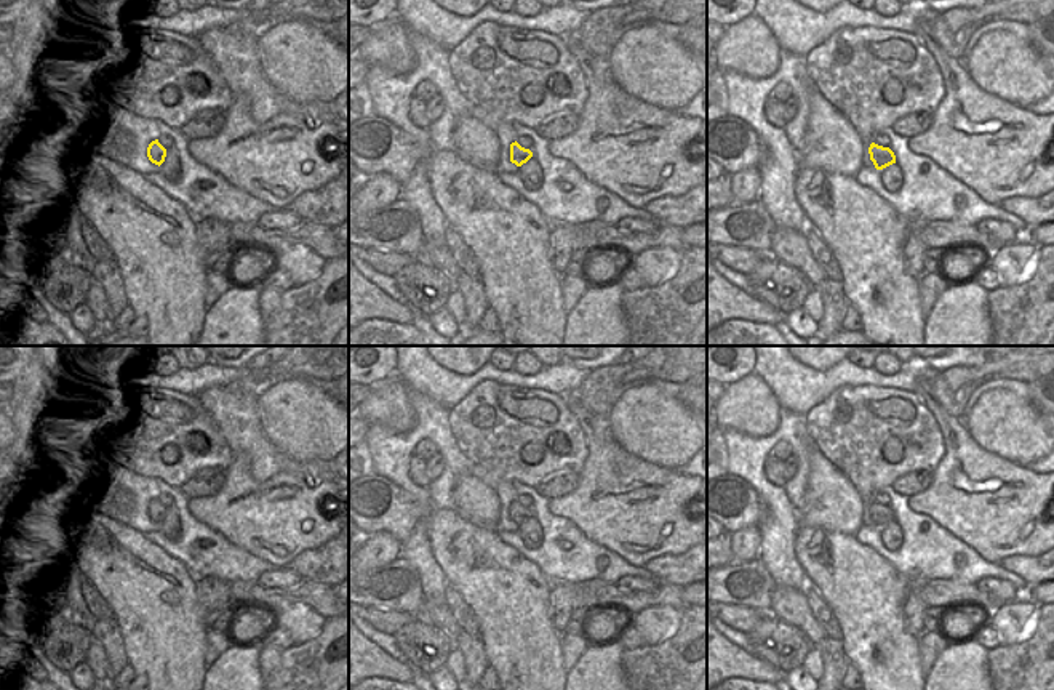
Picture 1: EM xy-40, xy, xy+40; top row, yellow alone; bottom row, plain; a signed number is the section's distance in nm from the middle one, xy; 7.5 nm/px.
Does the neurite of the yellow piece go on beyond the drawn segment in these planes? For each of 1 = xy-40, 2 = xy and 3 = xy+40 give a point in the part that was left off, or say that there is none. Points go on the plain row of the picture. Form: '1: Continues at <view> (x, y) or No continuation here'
1: No continuation here
2: No continuation here
3: No continuation here.

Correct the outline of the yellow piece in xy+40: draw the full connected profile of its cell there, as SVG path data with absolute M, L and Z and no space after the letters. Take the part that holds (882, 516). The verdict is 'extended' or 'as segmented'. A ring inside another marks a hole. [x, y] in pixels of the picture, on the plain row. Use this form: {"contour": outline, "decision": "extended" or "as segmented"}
{"contour": "M872 501L868 506L868 512L876 528L883 528L896 522L896 514L889 506L883 506L883 504Z", "decision": "as segmented"}

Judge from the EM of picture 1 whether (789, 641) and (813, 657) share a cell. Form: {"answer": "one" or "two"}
{"answer": "two"}

